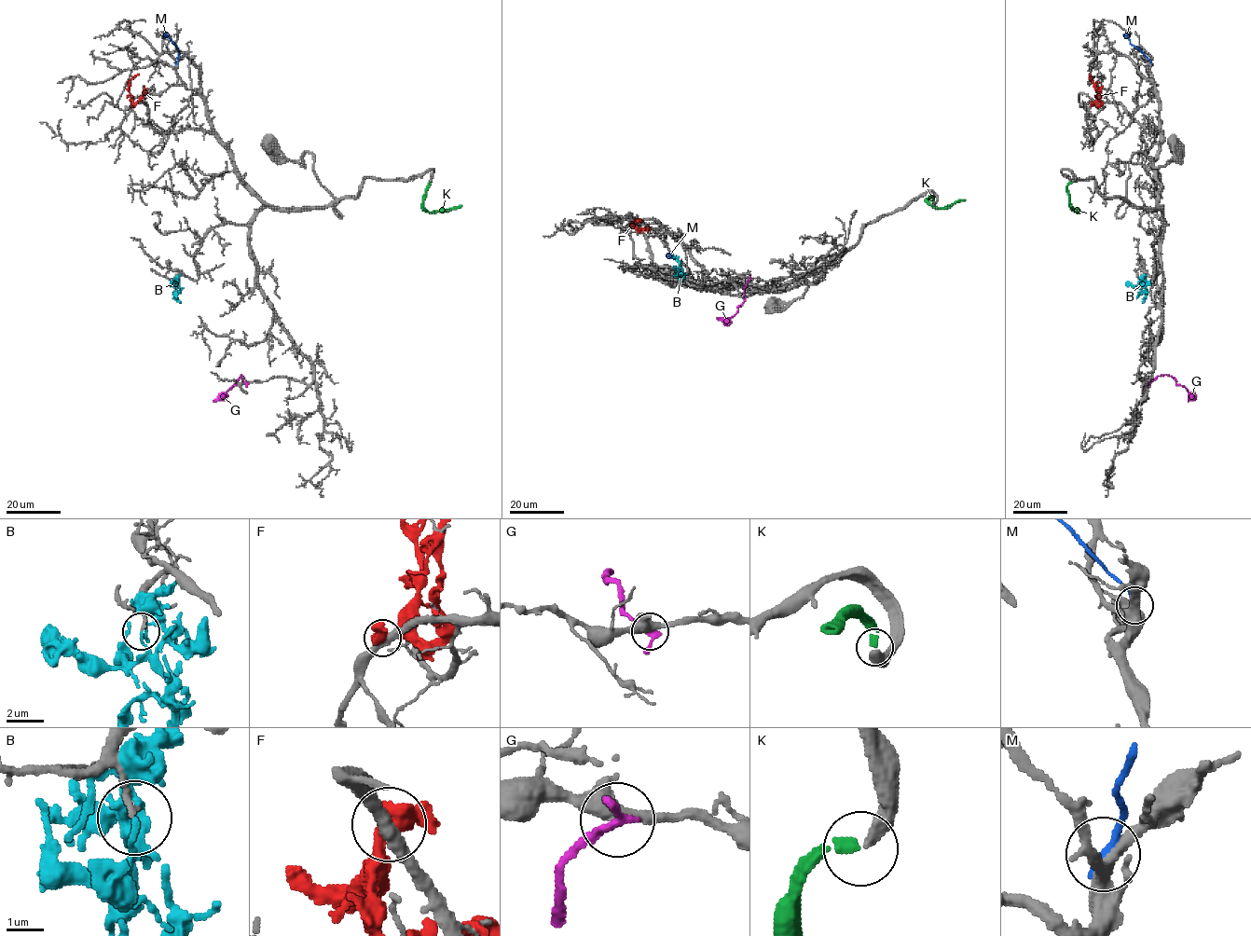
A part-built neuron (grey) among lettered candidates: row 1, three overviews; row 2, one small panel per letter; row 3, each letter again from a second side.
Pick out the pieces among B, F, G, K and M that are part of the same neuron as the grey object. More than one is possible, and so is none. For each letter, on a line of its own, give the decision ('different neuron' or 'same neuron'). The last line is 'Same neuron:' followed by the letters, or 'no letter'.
B: different neuron
F: different neuron
G: different neuron
K: same neuron
M: different neuron
Same neuron: K

